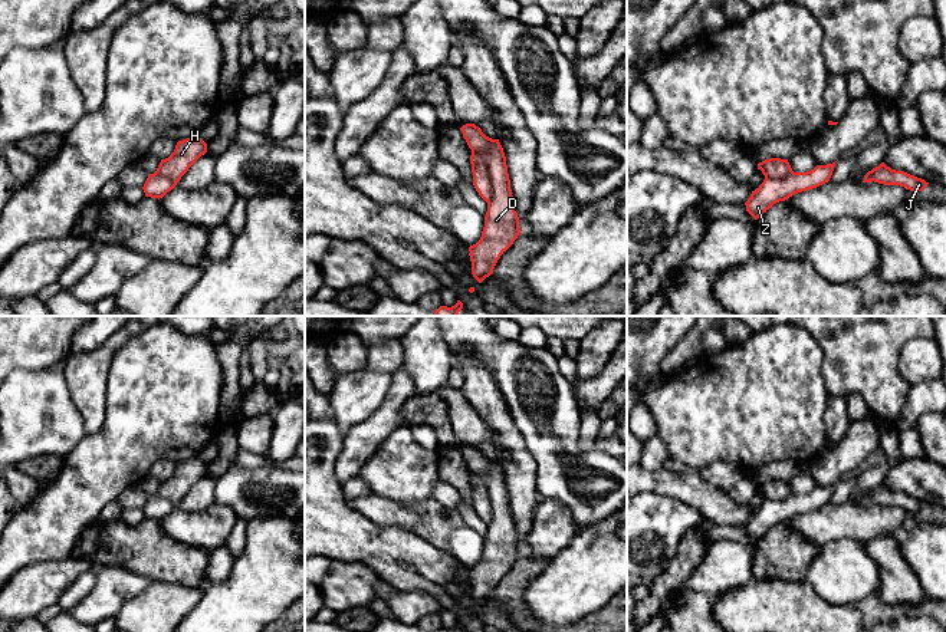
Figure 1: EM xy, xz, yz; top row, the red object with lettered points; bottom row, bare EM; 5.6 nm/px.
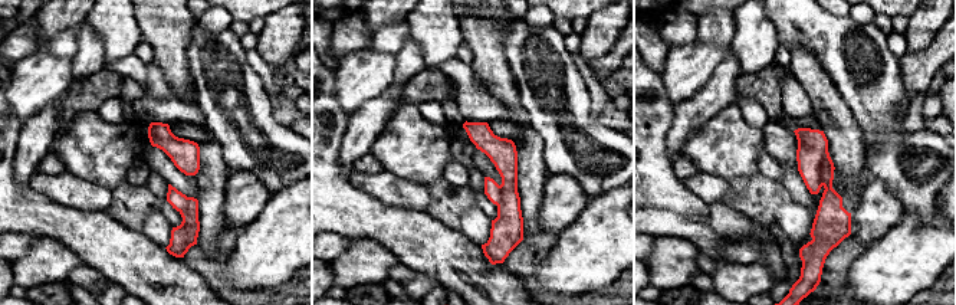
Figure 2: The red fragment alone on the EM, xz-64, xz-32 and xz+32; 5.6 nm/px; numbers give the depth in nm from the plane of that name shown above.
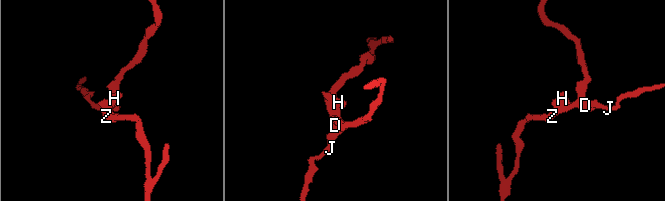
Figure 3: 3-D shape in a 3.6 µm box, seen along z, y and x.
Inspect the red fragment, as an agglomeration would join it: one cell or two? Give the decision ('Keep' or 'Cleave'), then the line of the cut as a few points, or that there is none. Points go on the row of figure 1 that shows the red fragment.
Cleave. Split along xz (472, 151), (486, 157), (492, 187), (488, 204)

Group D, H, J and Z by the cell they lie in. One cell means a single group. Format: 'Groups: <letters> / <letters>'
Groups: D H J / Z

